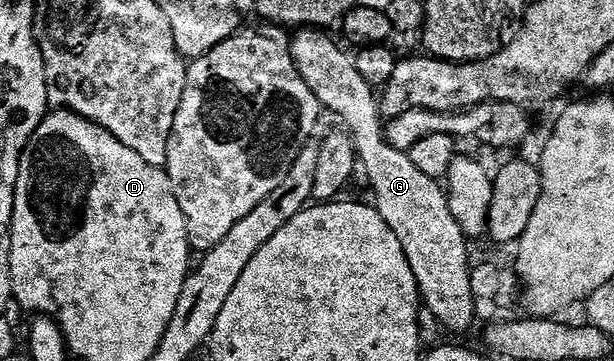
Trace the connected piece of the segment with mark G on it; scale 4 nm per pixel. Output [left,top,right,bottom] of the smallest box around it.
[289,30,477,334]

